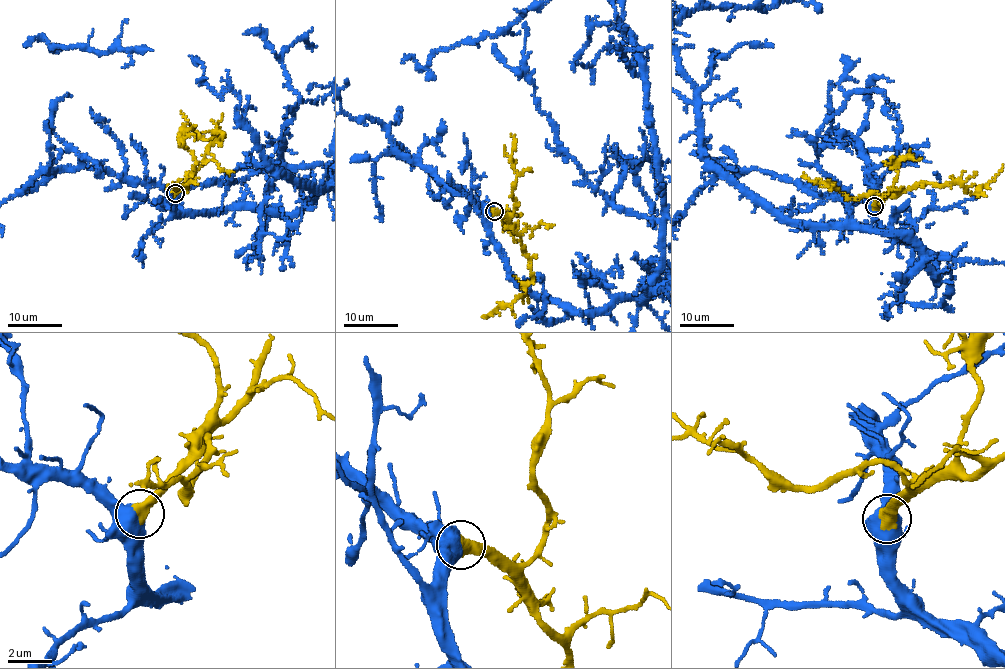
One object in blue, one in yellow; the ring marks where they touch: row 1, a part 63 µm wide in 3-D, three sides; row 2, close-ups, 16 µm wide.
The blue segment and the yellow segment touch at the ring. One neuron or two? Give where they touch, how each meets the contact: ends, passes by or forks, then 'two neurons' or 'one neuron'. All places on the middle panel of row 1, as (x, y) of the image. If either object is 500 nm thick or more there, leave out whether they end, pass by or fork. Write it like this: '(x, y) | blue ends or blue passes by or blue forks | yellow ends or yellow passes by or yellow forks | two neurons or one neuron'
(494, 211) | one neuron

